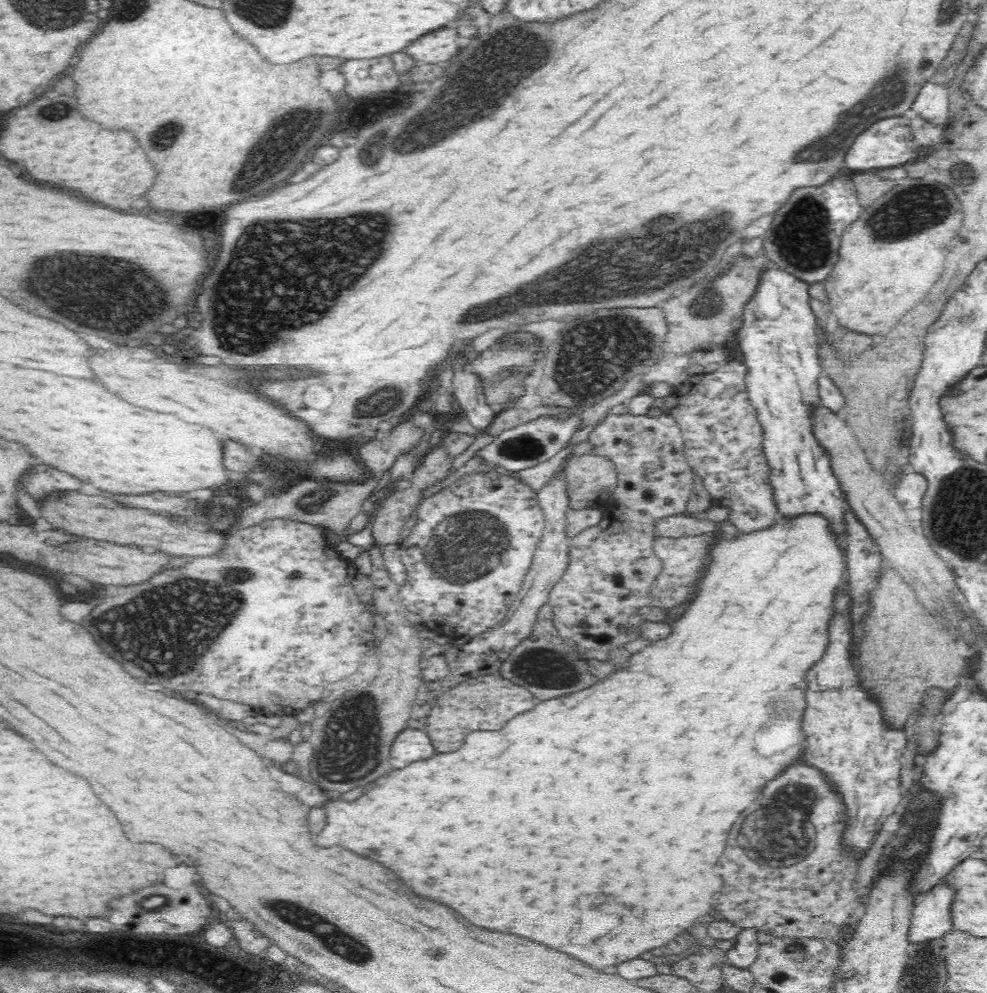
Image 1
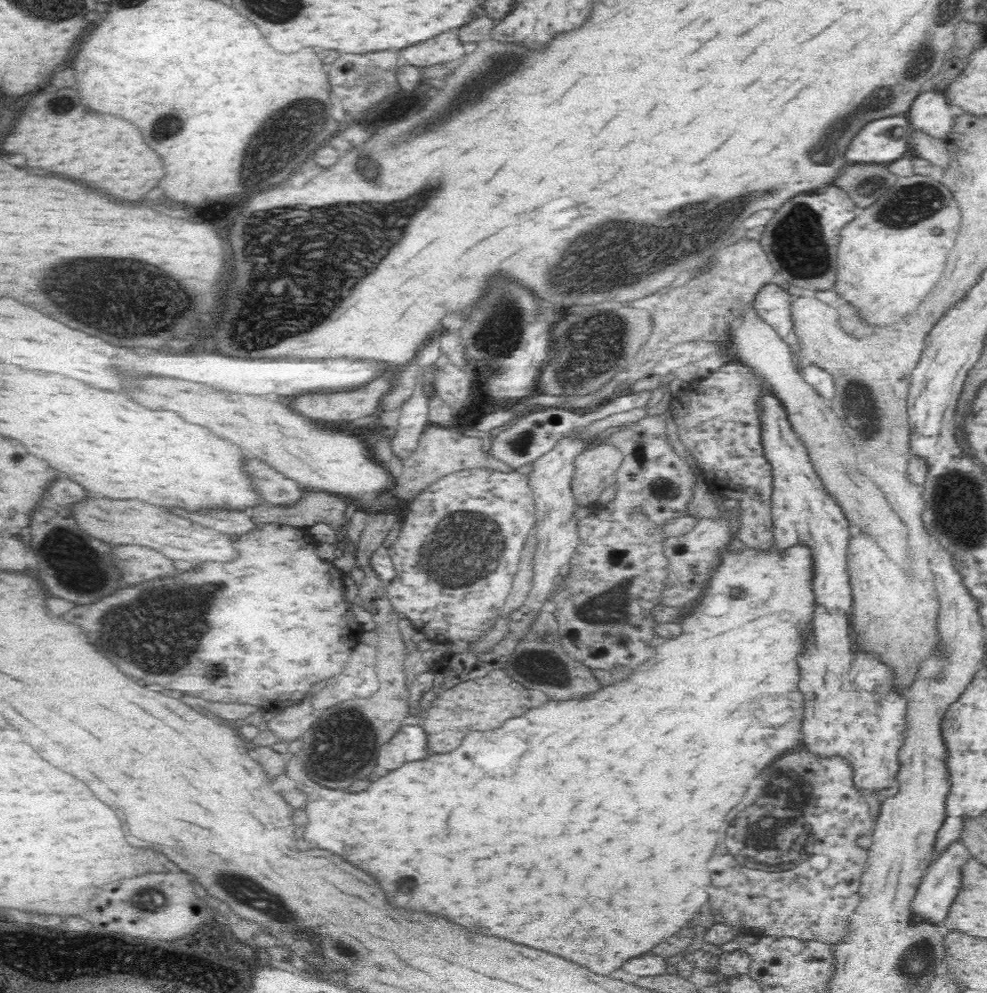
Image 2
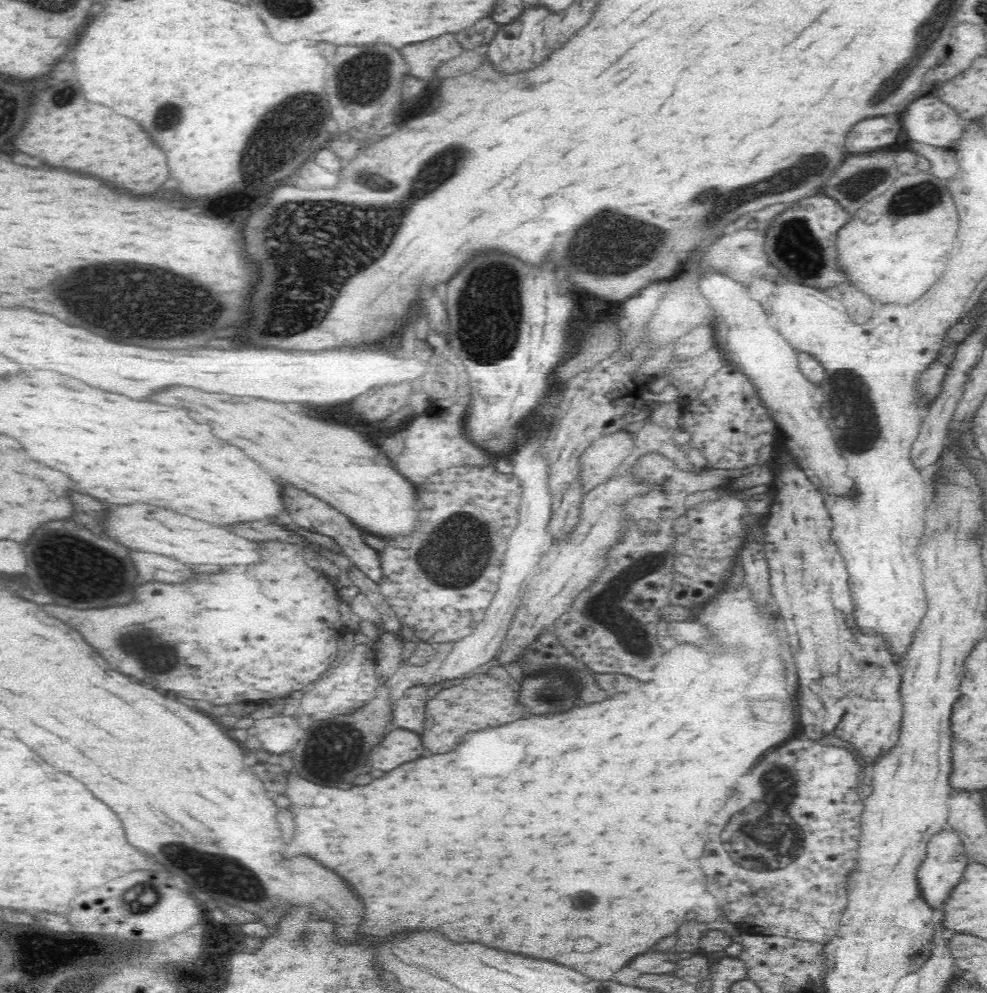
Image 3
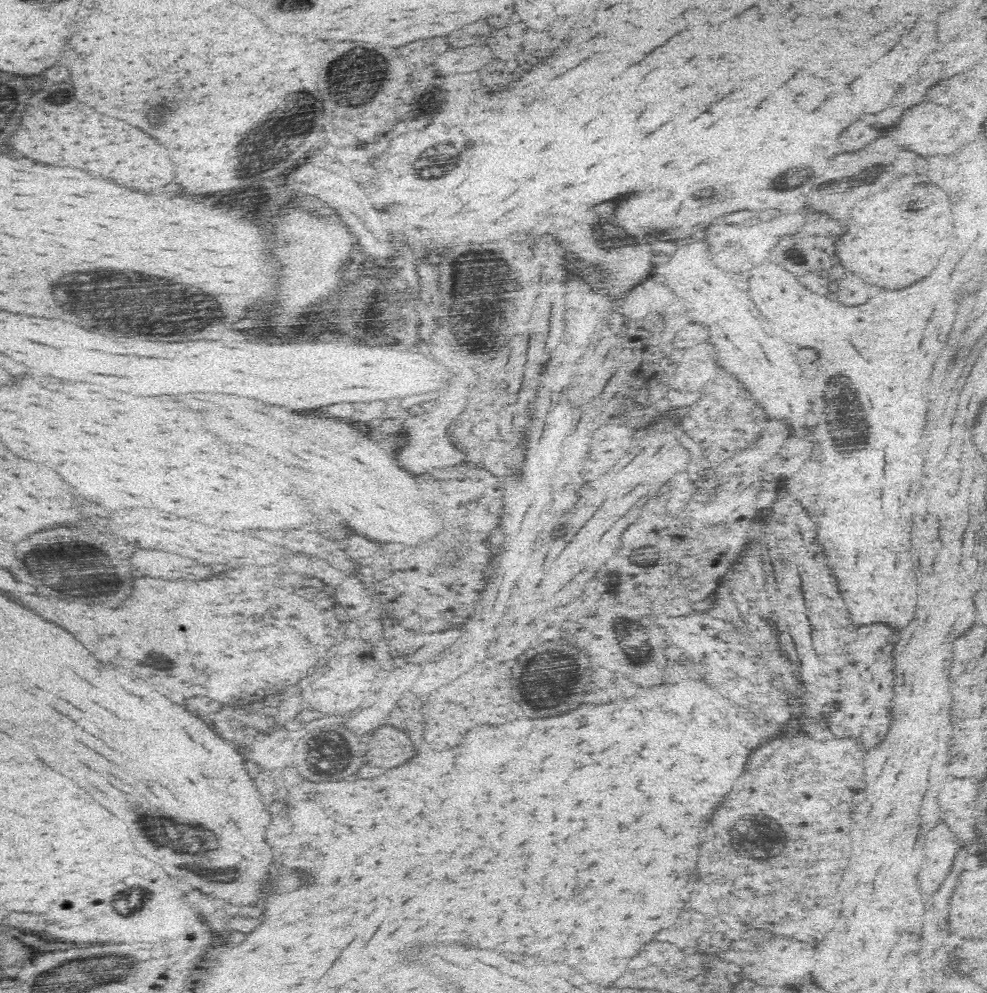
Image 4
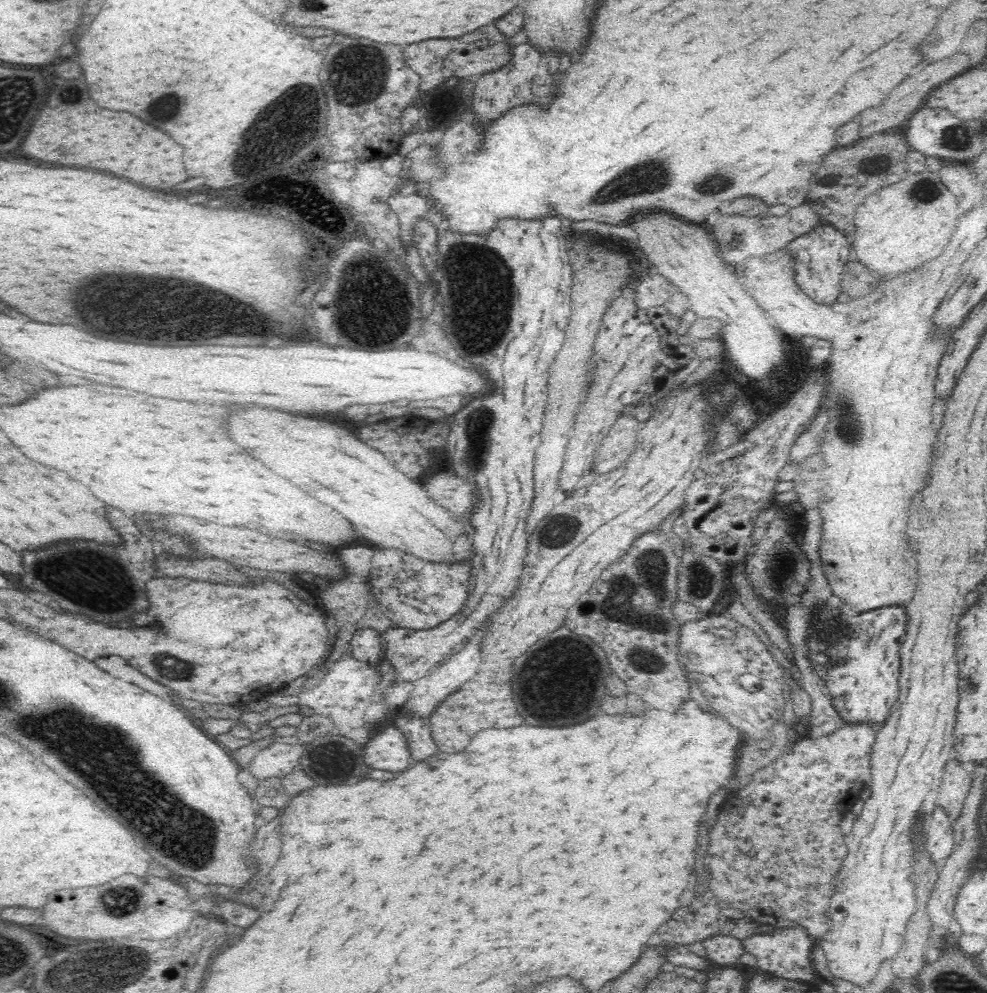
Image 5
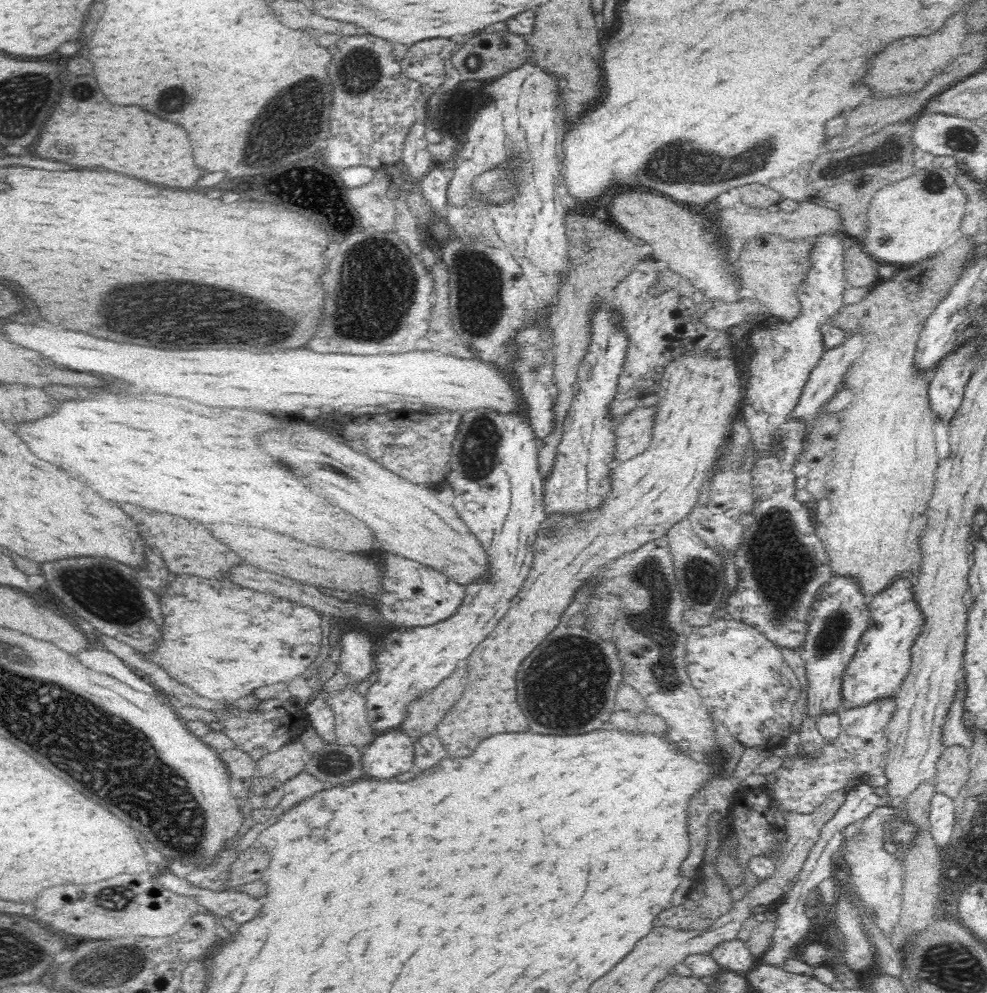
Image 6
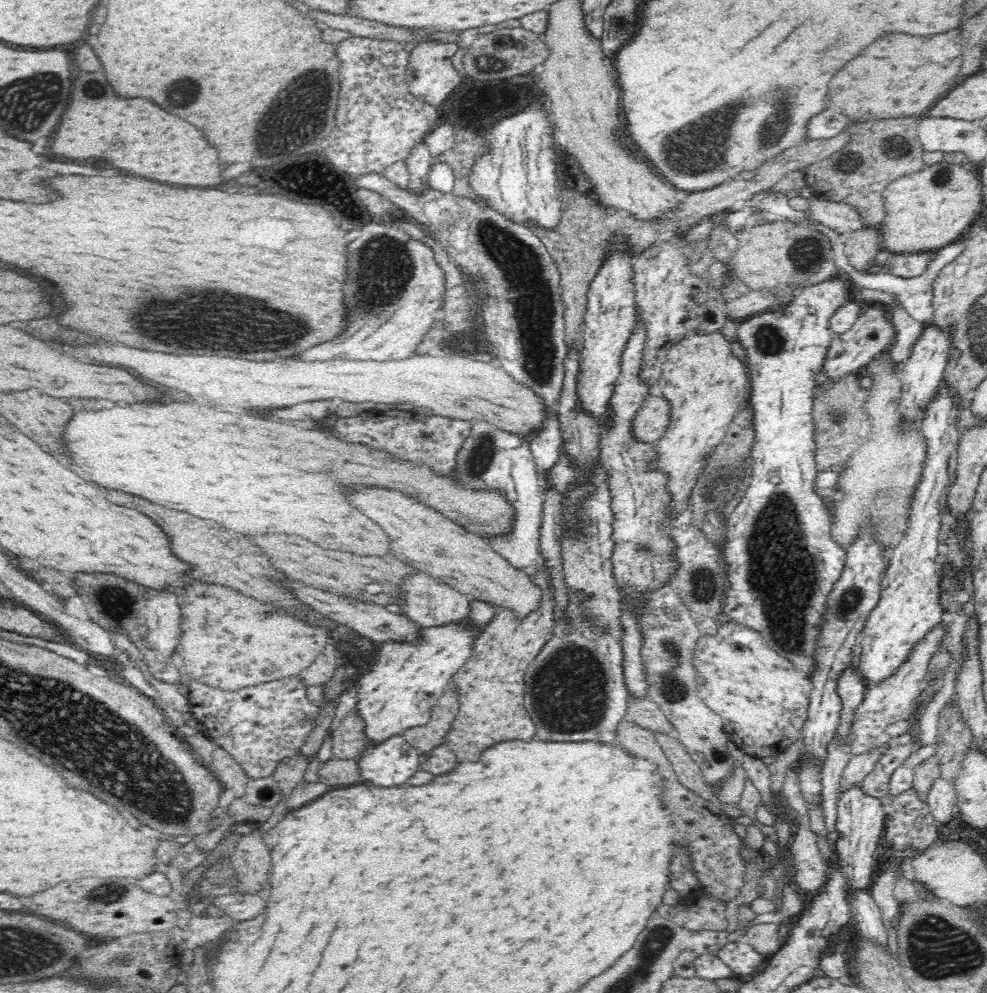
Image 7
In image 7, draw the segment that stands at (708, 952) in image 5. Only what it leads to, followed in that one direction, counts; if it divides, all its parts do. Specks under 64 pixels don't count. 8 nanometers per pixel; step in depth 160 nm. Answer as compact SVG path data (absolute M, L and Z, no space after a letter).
M728 942L718 950L717 957L728 965L732 972L740 975L753 976L765 964L767 957L759 954L750 946L742 943Z

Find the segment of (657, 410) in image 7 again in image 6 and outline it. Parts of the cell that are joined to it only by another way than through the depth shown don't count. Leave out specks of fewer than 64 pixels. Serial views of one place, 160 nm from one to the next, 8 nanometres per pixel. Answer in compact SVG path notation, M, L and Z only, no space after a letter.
M642 406L624 415L614 430L614 462L622 462L628 458L634 458L642 454L652 438L652 420L656 408L654 406Z

